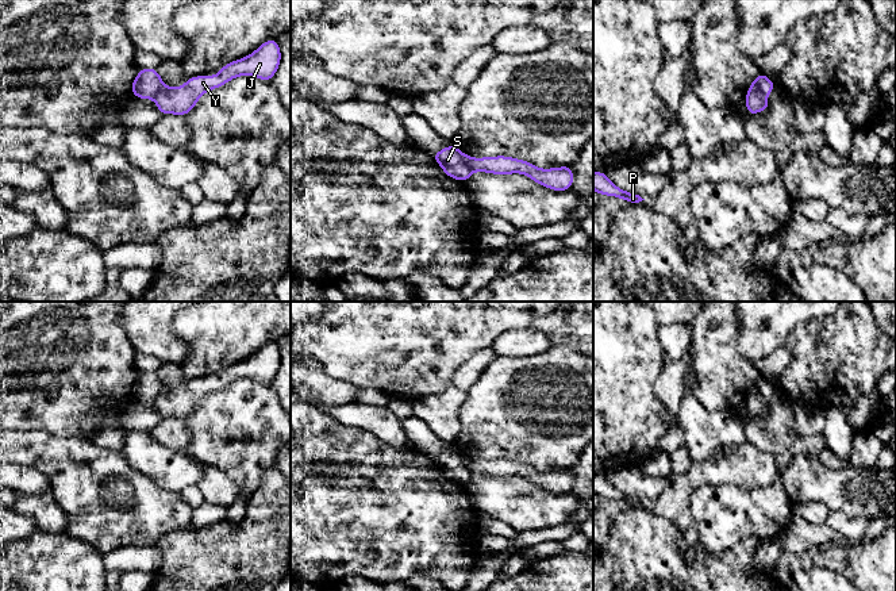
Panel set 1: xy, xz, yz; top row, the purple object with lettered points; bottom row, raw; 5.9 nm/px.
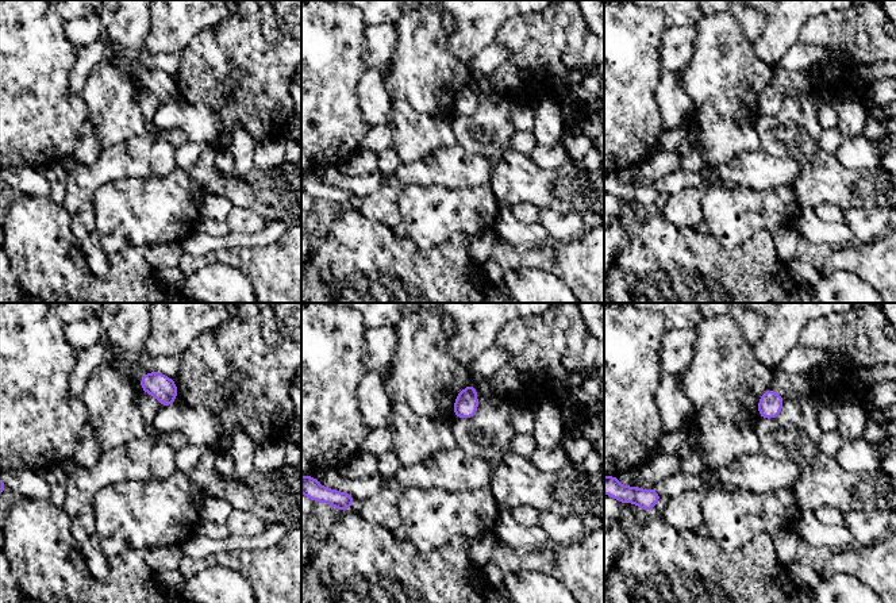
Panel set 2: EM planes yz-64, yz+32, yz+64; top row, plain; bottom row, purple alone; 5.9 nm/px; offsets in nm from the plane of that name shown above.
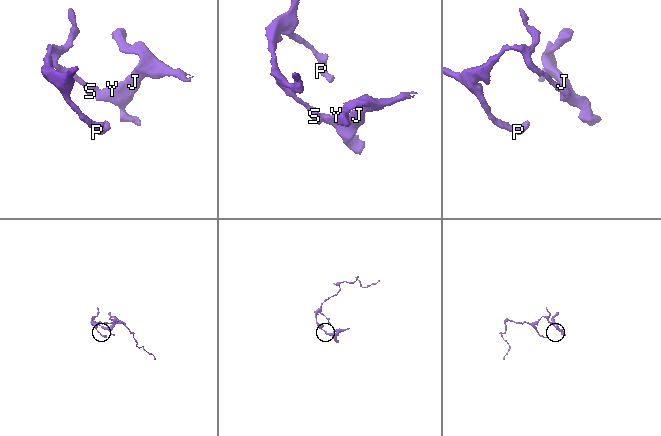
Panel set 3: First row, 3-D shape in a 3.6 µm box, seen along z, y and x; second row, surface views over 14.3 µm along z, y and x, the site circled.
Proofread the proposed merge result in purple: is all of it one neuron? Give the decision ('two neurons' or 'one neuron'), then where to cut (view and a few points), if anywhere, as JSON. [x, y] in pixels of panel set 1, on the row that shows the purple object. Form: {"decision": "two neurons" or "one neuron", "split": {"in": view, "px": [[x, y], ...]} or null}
{"decision": "two neurons", "split": {"in": "yz", "px": [[750, 87], [754, 87], [765, 98]]}}

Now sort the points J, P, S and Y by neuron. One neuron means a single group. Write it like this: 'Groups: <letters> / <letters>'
Groups: J Y / P S

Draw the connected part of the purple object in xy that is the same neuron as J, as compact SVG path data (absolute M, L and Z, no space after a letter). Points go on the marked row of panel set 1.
M276 39L264 42L254 53L224 65L216 76L196 76L180 88L164 87L154 97L162 115L185 116L199 101L200 96L219 88L238 76L253 76L270 81L281 61L281 51Z

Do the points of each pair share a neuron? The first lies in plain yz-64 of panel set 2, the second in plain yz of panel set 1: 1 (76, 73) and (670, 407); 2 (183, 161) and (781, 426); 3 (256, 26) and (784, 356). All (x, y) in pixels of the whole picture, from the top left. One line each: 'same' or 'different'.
1: same
2: different
3: different

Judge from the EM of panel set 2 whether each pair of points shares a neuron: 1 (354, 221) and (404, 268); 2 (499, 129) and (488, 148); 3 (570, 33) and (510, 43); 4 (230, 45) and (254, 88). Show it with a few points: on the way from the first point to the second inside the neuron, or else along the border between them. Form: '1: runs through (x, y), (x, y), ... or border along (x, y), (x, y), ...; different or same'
1: runs through (364, 234), (391, 261); same
2: runs through (495, 133), (488, 139), (488, 143); same
3: runs through (556, 43), (525, 43); same
4: runs through (241, 56), (245, 60), (245, 77); same

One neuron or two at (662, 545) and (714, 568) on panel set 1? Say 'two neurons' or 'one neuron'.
one neuron

